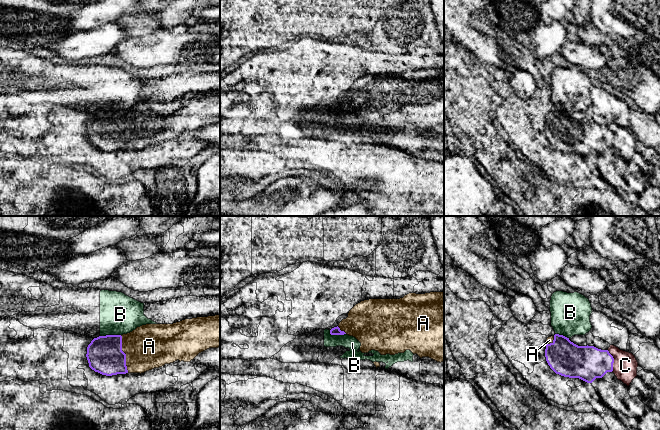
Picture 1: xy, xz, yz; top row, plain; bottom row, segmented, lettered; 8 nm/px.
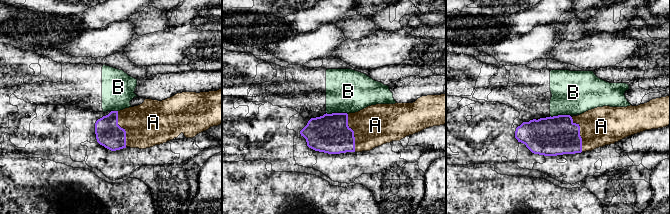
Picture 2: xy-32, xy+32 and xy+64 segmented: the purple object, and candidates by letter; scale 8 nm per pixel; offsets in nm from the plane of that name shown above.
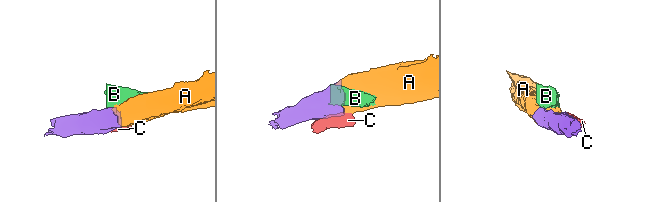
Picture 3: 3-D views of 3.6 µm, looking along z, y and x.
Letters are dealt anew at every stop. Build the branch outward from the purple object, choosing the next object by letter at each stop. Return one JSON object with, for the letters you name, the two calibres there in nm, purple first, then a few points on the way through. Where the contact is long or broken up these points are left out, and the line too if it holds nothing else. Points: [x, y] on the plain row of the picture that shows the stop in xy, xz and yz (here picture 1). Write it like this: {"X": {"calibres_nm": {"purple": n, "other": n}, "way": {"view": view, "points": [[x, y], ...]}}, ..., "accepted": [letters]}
{"A": {"calibres_nm": {"purple": 280, "other": 360}}, "accepted": ["A"]}

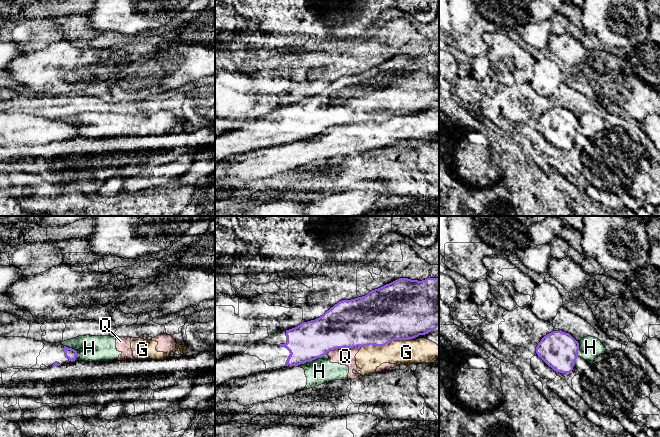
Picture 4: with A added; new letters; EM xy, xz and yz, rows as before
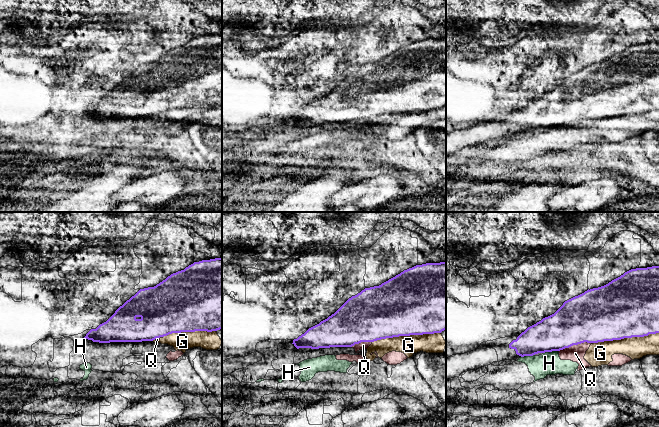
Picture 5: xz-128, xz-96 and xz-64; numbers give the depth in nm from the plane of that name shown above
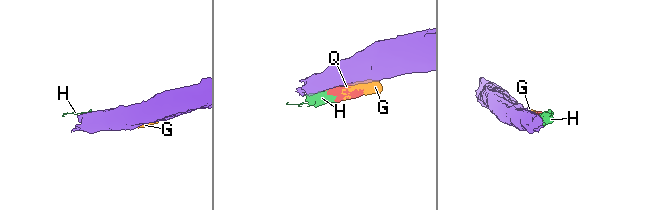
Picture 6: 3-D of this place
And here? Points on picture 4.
{"accepted": []}

